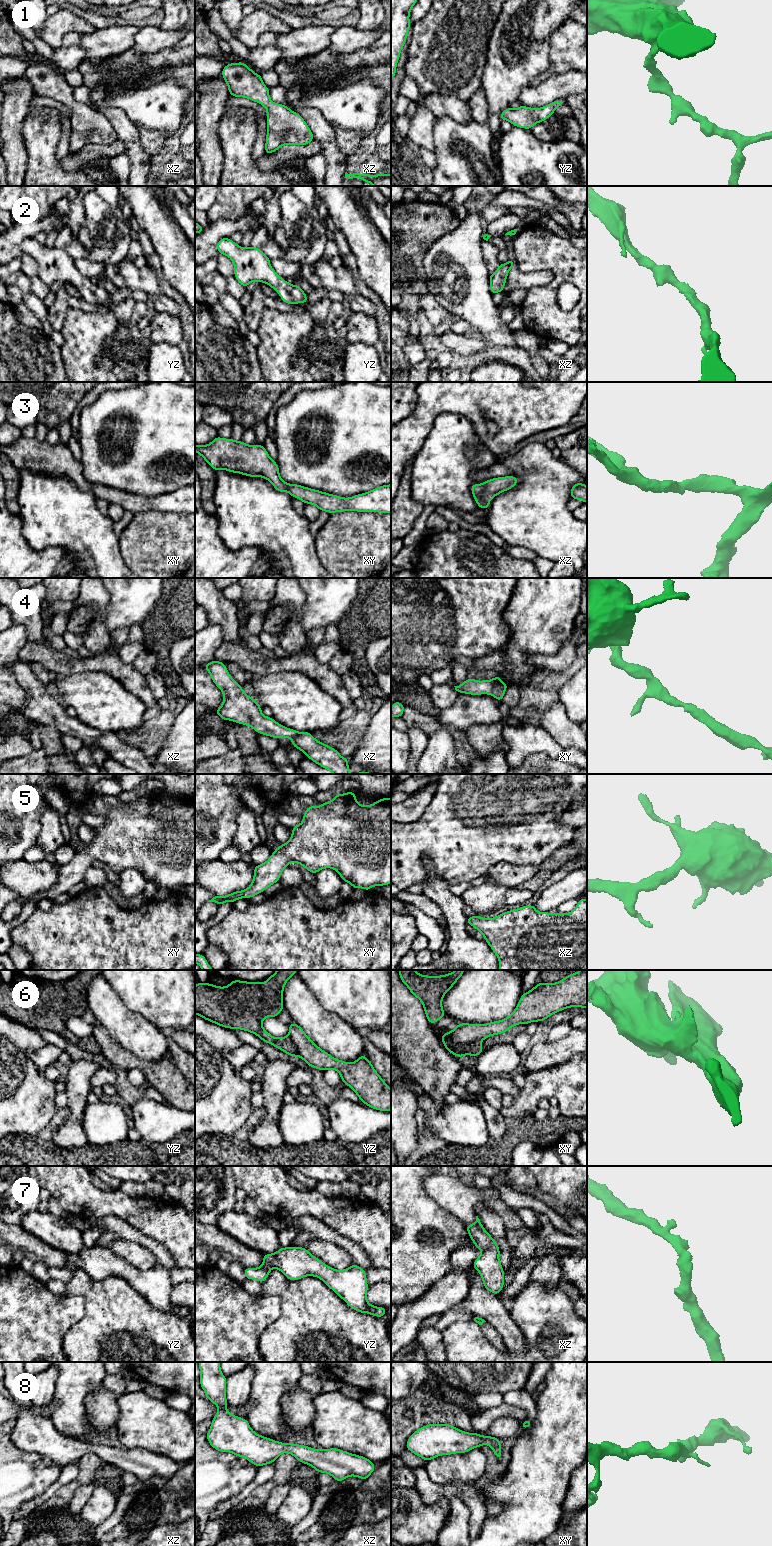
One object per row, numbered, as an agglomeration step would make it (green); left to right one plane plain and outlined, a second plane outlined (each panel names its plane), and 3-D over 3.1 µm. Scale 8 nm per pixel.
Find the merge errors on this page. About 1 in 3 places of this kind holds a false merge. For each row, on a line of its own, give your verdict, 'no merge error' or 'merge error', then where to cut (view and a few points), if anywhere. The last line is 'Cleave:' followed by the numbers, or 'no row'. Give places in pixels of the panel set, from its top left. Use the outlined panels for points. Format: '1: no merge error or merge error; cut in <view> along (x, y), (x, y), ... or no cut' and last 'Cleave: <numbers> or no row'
1: no merge error; no cut
2: no merge error; no cut
3: no merge error; no cut
4: no merge error; no cut
5: no merge error; no cut
6: merge error; cut in xy along (450, 1032), (450, 1039), (461, 1045), (468, 1045), (480, 1040)
7: no merge error; no cut
8: no merge error; no cut
Cleave: 6

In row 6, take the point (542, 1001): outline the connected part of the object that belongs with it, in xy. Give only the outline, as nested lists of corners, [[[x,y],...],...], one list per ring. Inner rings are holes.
[[[587,970],[569,974],[556,983],[539,982],[522,994],[511,1015],[500,1021],[456,1025],[451,1031],[451,1042],[469,1045],[502,1034],[518,1024],[544,1021],[556,1012],[576,1006],[587,1008]]]

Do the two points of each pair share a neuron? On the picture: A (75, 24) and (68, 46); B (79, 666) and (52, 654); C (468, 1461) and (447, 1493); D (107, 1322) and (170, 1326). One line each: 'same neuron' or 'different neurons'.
A: different neurons
B: same neuron
C: different neurons
D: same neuron

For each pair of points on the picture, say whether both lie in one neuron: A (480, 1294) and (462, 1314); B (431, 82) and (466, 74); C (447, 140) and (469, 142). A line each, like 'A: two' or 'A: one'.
A: two
B: one
C: one

